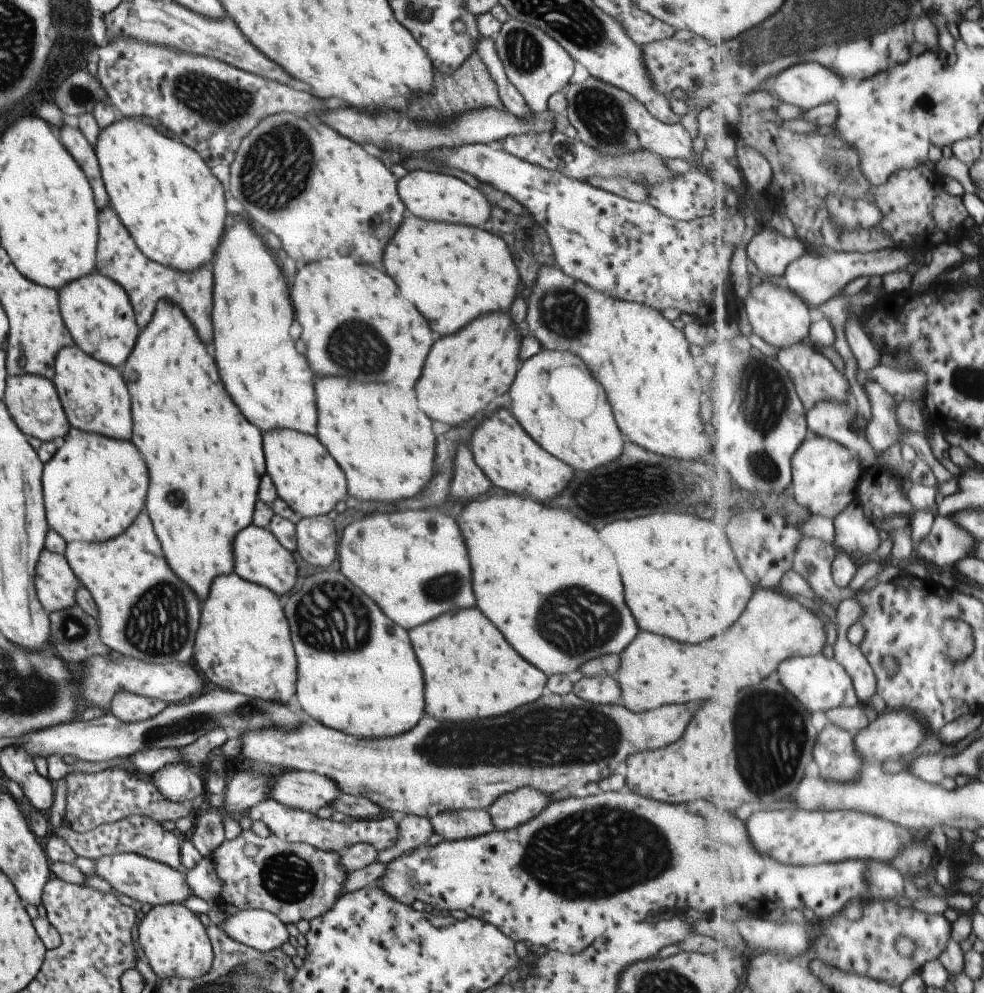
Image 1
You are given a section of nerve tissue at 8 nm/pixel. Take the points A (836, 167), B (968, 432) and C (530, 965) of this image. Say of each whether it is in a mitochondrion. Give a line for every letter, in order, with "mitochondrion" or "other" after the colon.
A: mitochondrion
B: other
C: other

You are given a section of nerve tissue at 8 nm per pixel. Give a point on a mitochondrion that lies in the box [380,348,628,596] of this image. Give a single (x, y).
(600, 484)

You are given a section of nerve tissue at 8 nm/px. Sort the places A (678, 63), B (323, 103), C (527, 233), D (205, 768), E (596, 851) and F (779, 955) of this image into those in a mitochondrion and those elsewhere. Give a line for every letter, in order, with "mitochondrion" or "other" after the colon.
A: other
B: other
C: other
D: other
E: mitochondrion
F: other

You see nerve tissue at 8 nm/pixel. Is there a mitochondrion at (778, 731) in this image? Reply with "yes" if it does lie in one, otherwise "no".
yes

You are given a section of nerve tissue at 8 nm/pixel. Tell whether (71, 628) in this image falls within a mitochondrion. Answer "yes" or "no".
yes

